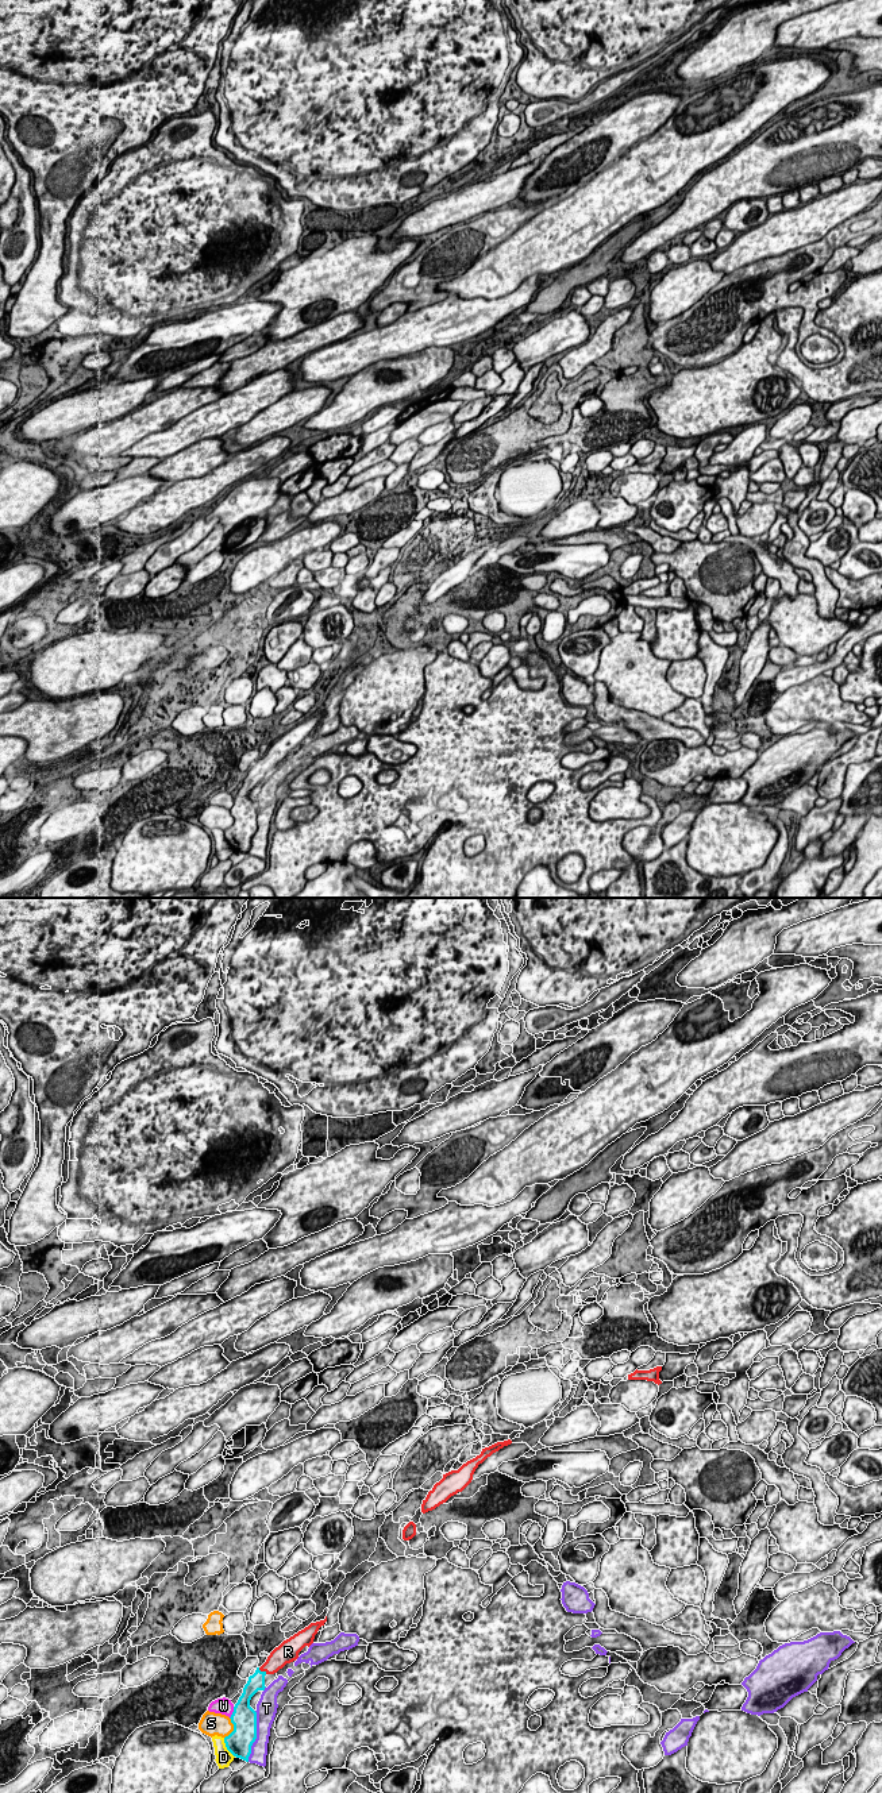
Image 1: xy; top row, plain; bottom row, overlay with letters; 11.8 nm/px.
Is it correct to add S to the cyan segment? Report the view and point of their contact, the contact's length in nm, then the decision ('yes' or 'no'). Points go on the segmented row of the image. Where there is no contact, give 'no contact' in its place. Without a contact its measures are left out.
xy (234, 1728) | 260 nm | no

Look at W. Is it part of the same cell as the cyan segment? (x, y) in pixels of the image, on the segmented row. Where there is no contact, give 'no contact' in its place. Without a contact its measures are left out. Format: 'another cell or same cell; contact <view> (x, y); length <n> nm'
another cell; contact xy (232, 1712); length 150 nm

